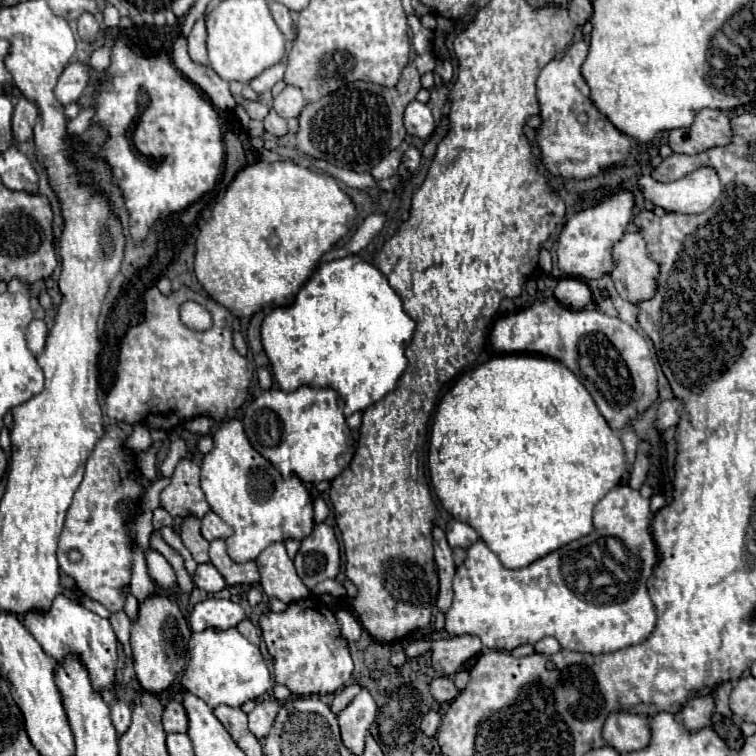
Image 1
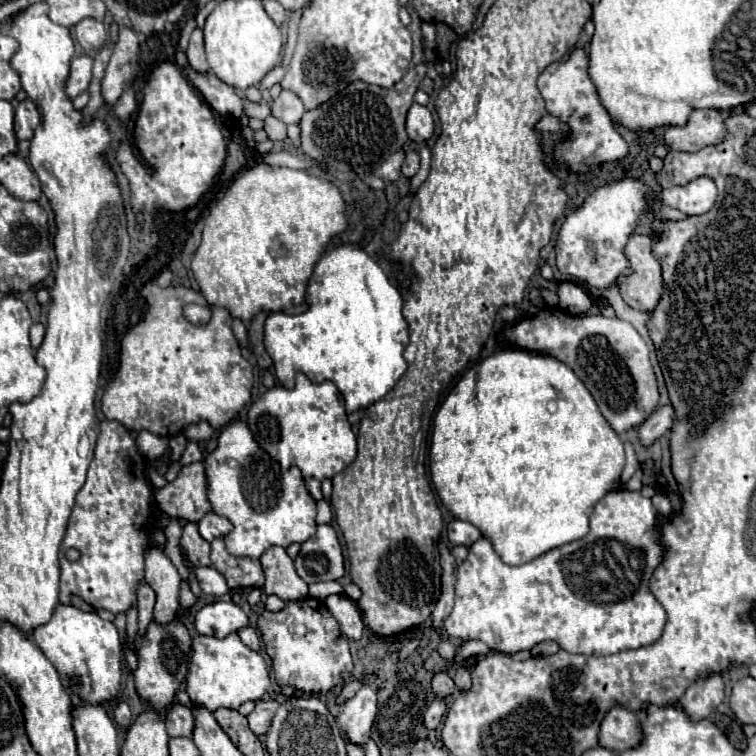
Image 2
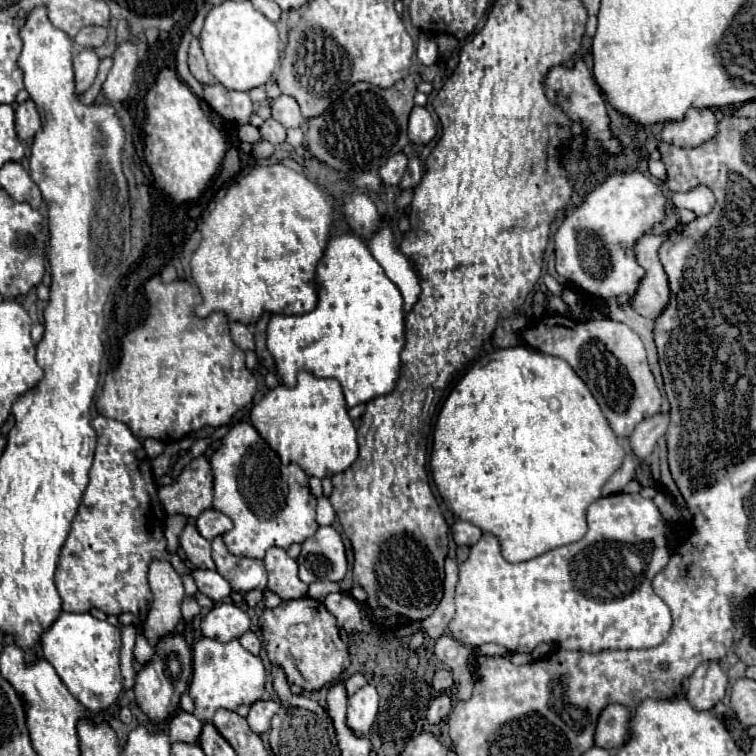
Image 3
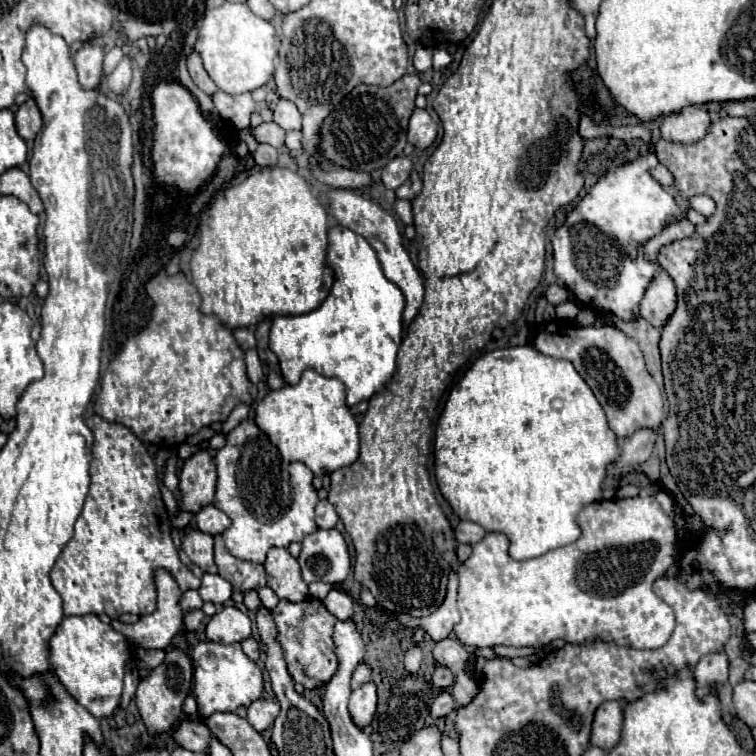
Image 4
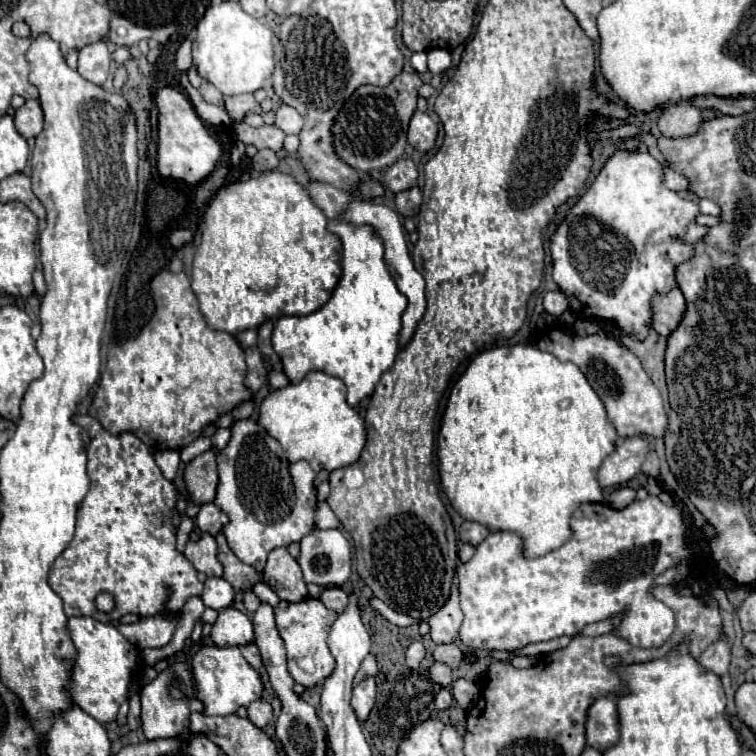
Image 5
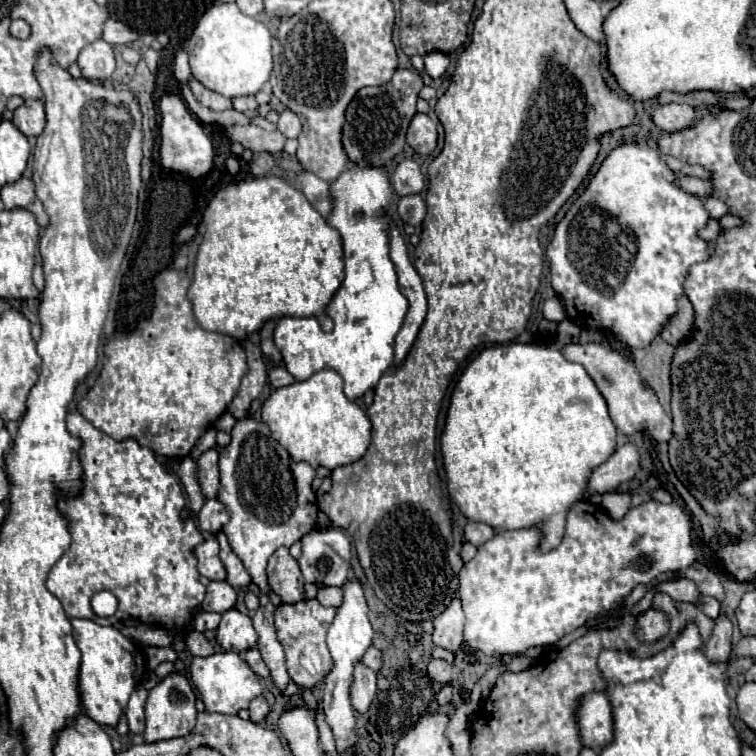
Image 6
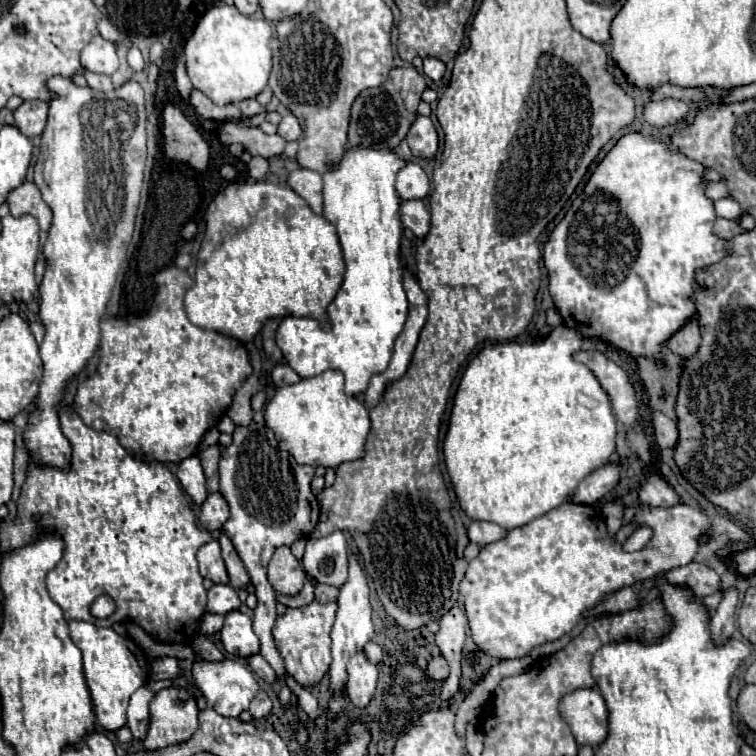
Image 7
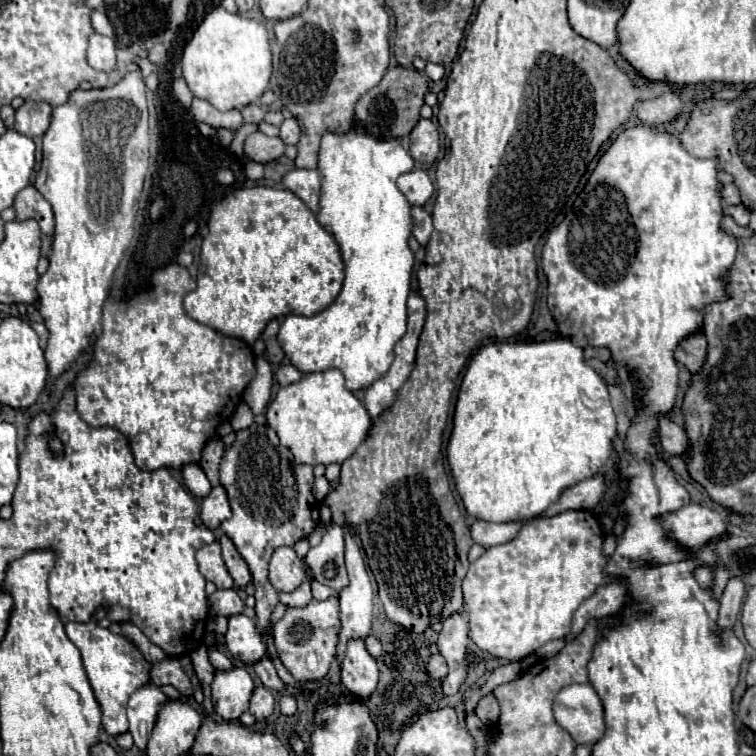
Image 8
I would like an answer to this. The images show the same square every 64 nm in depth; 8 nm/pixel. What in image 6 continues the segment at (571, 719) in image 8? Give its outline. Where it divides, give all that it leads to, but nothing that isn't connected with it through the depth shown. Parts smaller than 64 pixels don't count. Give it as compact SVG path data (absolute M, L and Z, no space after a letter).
M592 692L580 700L578 712L580 736L584 746L600 752L614 738L614 718L612 704L604 692Z

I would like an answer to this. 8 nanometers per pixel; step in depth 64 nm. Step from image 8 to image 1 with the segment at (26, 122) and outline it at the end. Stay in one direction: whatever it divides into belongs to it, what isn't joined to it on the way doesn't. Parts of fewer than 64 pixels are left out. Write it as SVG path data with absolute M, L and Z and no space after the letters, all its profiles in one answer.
M20 98L18 104L14 106L14 116L12 116L12 134L14 134L16 144L32 138L32 130L34 130L36 120L38 120L36 104L26 98Z

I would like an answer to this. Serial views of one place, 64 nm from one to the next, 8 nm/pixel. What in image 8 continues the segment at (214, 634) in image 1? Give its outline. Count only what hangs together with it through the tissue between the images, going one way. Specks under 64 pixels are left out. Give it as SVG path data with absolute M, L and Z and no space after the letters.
M234 666L232 670L214 670L210 690L216 714L224 720L238 720L248 710L254 682L246 668Z

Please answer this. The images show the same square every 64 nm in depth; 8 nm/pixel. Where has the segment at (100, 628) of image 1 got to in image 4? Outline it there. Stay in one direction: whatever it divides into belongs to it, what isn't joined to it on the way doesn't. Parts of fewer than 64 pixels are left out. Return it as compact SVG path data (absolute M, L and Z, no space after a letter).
M94 614L64 616L48 642L48 656L58 680L96 718L110 716L122 696L122 678L128 658L126 638Z

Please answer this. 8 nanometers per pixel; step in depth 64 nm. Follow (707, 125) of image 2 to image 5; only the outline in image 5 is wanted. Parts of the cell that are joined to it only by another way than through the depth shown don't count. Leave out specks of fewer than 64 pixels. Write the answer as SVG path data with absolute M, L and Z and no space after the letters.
M680 102L662 110L658 118L658 128L666 138L684 138L698 134L702 122L704 118L700 108L688 102Z

